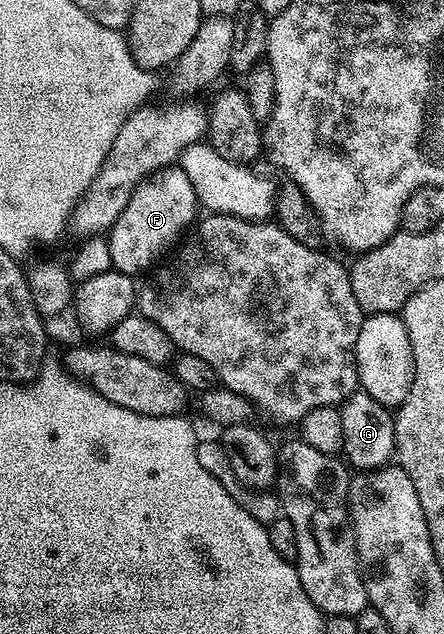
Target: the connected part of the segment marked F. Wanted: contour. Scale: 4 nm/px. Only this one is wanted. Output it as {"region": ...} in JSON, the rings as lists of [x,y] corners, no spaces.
{"region":[[[179,165],[163,167],[145,176],[134,189],[116,224],[107,232],[112,267],[131,277],[138,276],[139,271],[155,268],[169,254],[168,246],[172,242],[175,244],[193,226],[196,211],[194,185],[190,185],[190,177],[186,177]]]}

